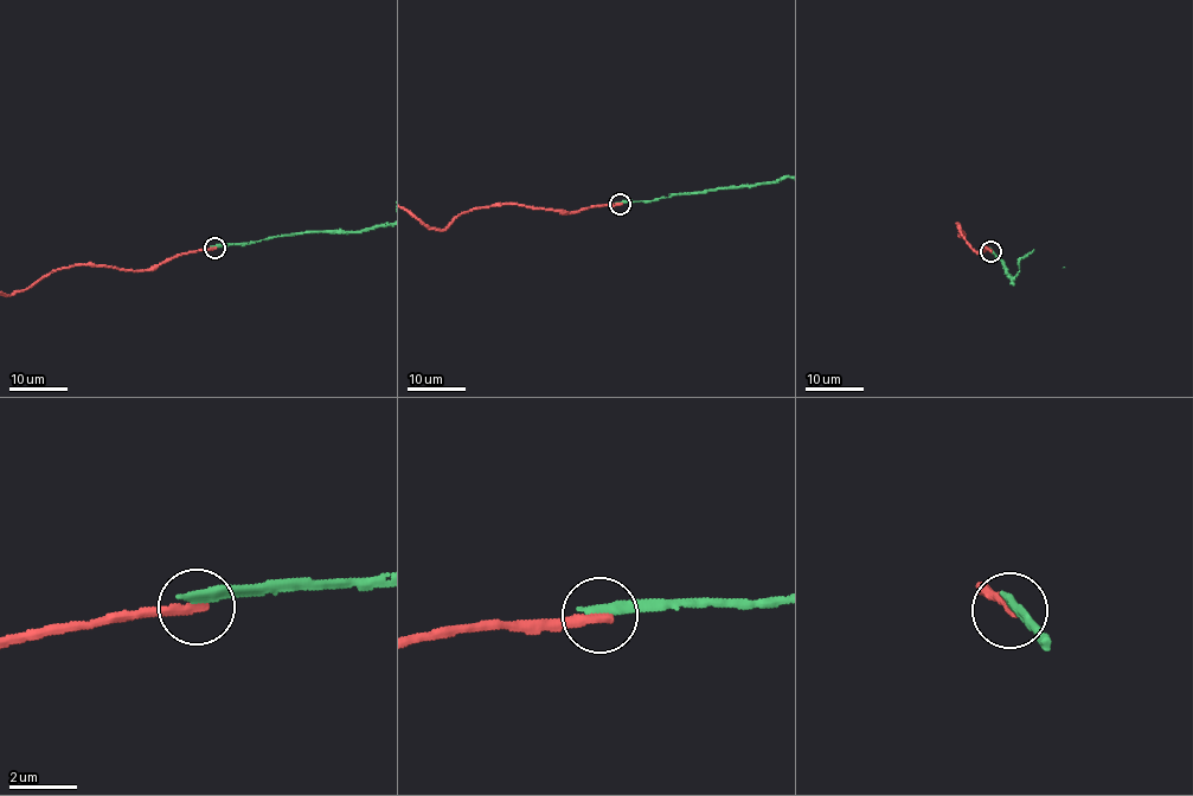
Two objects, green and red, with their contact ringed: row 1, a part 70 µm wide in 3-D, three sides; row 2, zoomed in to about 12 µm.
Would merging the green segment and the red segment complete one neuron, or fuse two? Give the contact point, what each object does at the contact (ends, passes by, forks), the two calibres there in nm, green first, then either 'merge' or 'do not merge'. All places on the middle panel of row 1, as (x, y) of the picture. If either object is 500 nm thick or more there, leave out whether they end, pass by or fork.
(620, 204) | green ends | red ends | 300/320 nm | do not merge

